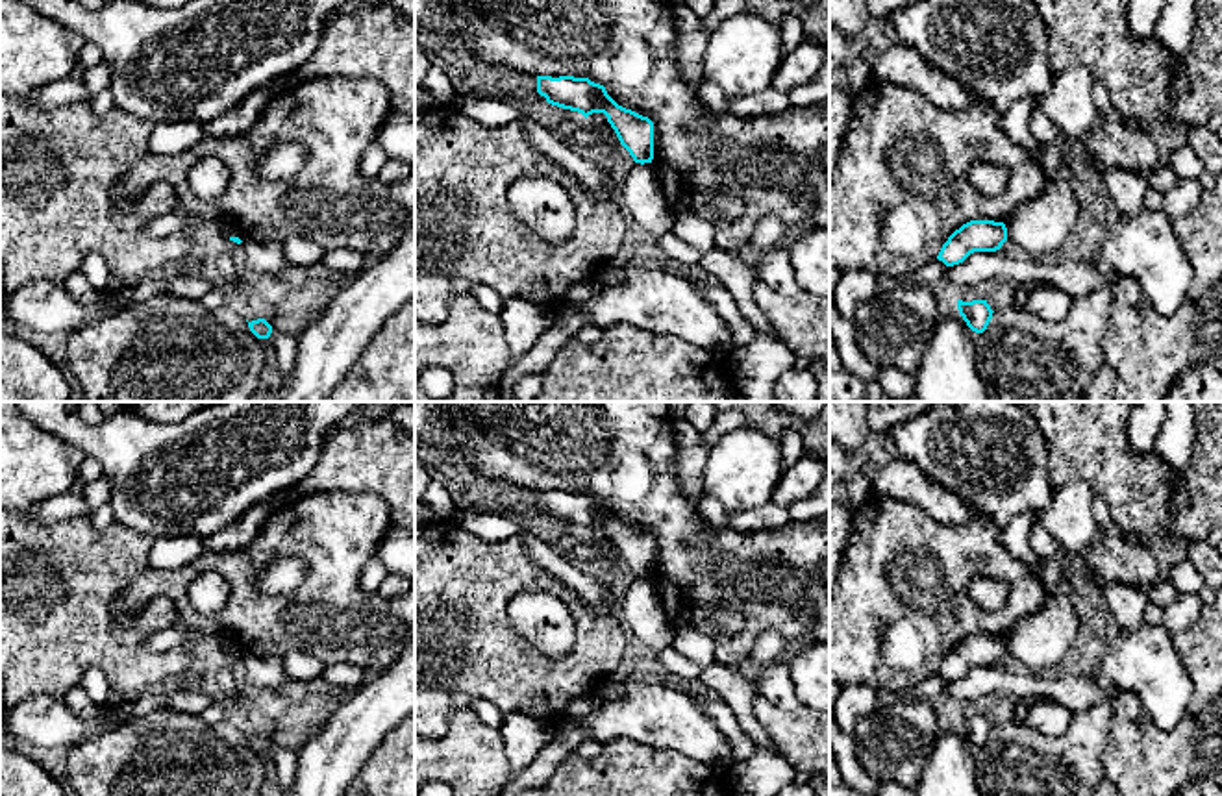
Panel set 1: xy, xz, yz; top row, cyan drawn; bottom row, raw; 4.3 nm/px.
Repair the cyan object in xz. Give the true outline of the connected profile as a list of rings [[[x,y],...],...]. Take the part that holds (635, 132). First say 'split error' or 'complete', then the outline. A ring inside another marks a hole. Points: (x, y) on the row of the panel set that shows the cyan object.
complete; [[[537,76],[537,93],[544,96],[548,104],[578,111],[585,118],[592,113],[604,113],[633,161],[641,165],[652,163],[654,122],[648,117],[618,106],[604,85],[589,78]]]

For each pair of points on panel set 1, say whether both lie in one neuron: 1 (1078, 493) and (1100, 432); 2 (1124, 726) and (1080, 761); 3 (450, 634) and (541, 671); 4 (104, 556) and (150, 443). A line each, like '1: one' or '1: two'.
1: two
2: two
3: one
4: two

